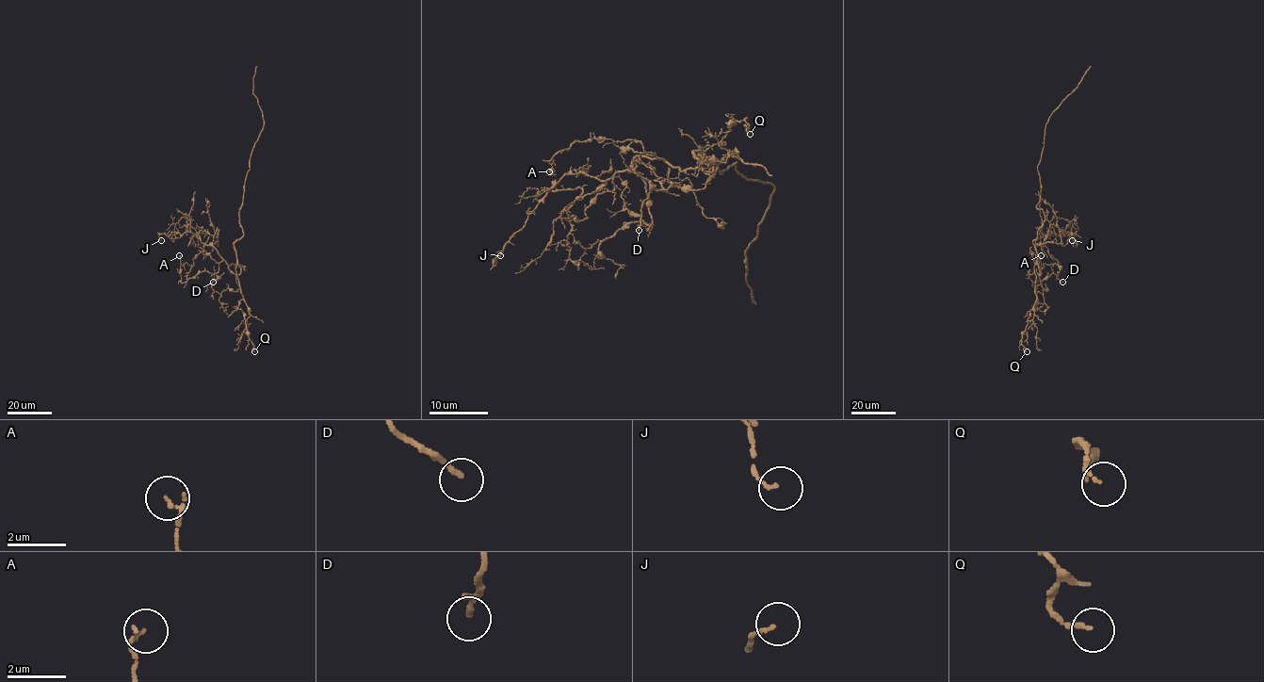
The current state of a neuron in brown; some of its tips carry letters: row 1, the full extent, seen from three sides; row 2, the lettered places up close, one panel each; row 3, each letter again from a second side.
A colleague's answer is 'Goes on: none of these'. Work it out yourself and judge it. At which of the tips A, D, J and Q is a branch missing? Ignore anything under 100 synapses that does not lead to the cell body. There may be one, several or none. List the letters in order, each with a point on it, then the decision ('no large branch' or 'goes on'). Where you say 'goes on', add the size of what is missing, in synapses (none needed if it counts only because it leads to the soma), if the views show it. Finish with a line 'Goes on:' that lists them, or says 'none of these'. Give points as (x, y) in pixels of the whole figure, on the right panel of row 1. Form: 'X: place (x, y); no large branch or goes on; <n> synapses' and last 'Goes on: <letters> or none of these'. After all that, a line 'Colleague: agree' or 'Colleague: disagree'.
A: place (1041, 255); no large branch
D: place (1062, 282); no large branch
J: place (1072, 240); no large branch
Q: place (1027, 351); no large branch
Goes on: none of these
Colleague: agree

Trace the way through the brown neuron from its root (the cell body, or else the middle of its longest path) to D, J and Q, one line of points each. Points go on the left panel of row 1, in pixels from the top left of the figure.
D: (239, 225), (244, 235), (234, 244), (239, 288), (219, 294), (211, 287), (215, 273), (213, 282)
J: (239, 225), (244, 235), (234, 244), (238, 274), (212, 246), (189, 232), (160, 234), (161, 240)
Q: (239, 225), (244, 235), (234, 244), (235, 274), (243, 298), (237, 308), (243, 313), (247, 334), (254, 351)

